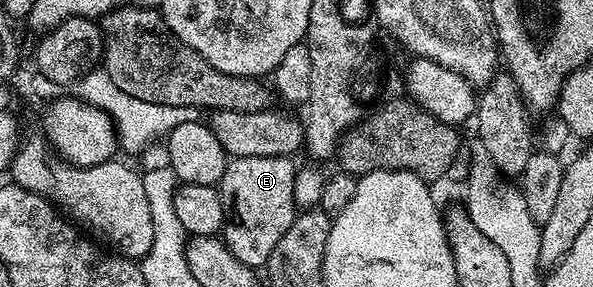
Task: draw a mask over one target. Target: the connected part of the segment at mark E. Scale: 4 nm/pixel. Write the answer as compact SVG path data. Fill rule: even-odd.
M287 156L265 158L233 158L225 165L219 185L221 201L225 203L225 244L247 266L261 270L268 265L271 250L279 246L279 238L287 234L287 226L299 211L295 202L296 163Z

